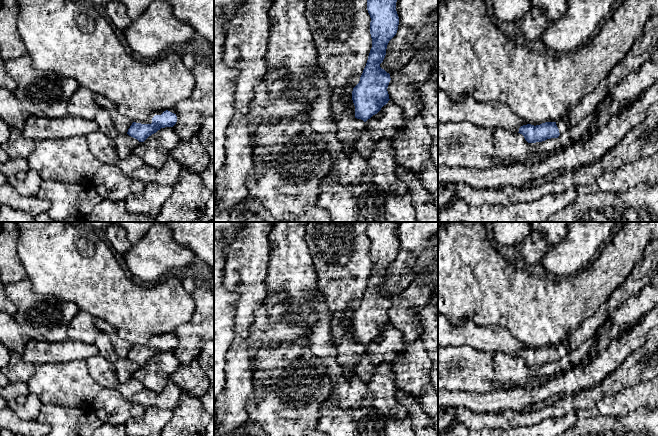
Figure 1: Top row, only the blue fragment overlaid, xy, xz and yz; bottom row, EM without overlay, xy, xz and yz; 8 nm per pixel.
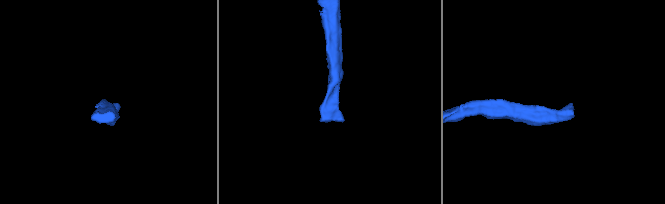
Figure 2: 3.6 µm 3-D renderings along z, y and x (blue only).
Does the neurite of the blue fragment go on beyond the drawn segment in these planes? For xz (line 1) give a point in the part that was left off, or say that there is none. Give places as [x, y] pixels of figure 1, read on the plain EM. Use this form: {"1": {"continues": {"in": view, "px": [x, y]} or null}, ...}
{"1": {"continues": null}}

